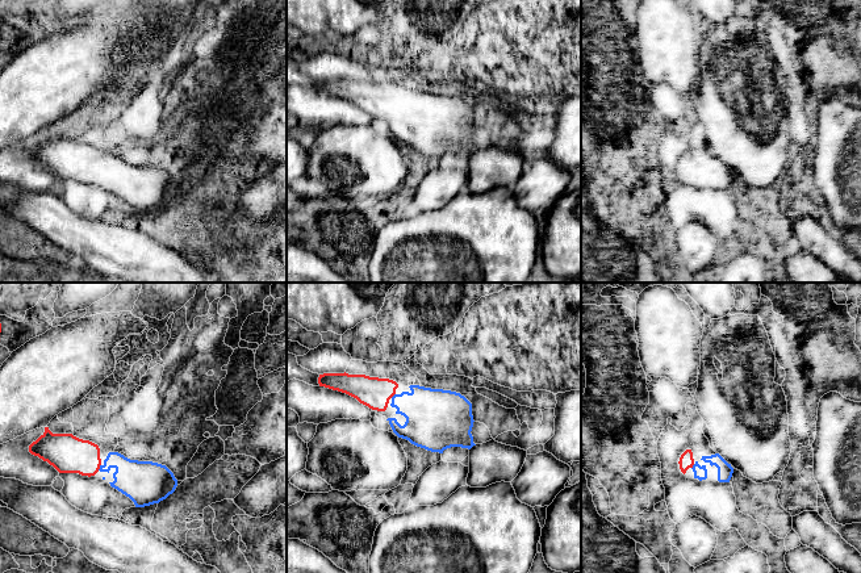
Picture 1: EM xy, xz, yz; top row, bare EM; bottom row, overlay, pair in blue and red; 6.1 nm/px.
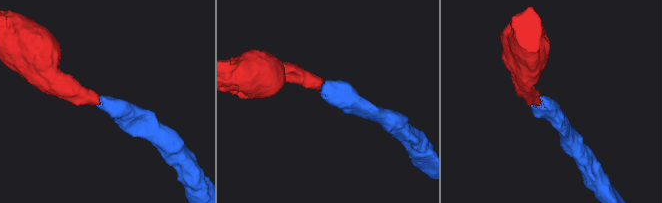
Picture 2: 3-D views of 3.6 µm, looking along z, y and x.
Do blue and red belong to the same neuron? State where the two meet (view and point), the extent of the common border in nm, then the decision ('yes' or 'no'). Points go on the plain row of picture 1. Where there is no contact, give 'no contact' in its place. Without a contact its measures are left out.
xy (100, 172) | 40 nm | yes

